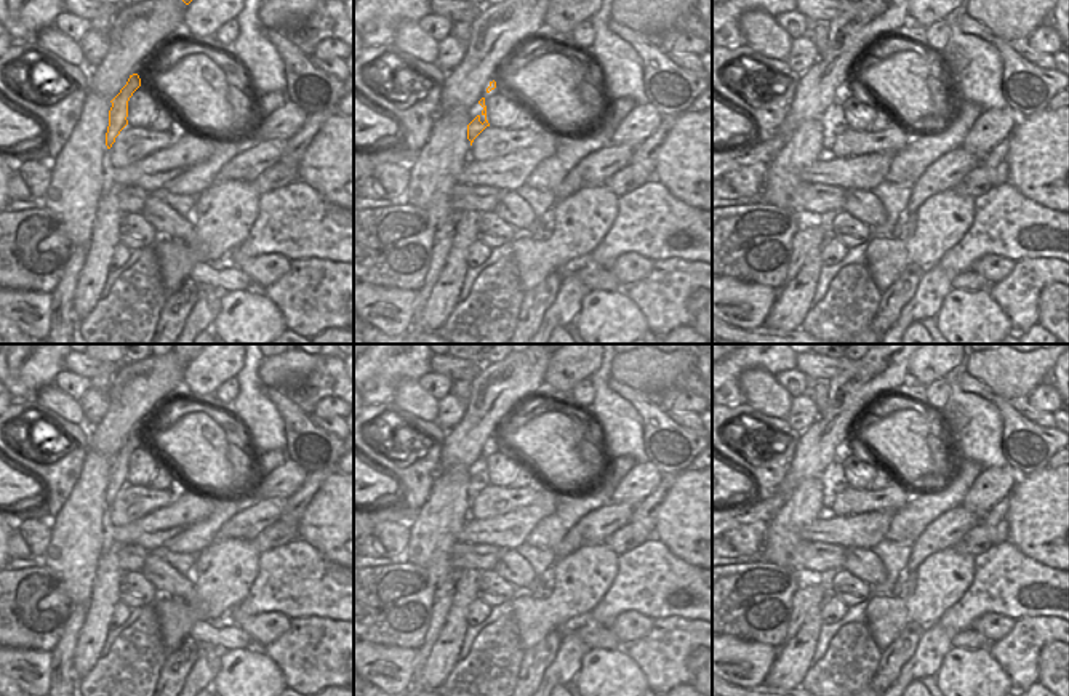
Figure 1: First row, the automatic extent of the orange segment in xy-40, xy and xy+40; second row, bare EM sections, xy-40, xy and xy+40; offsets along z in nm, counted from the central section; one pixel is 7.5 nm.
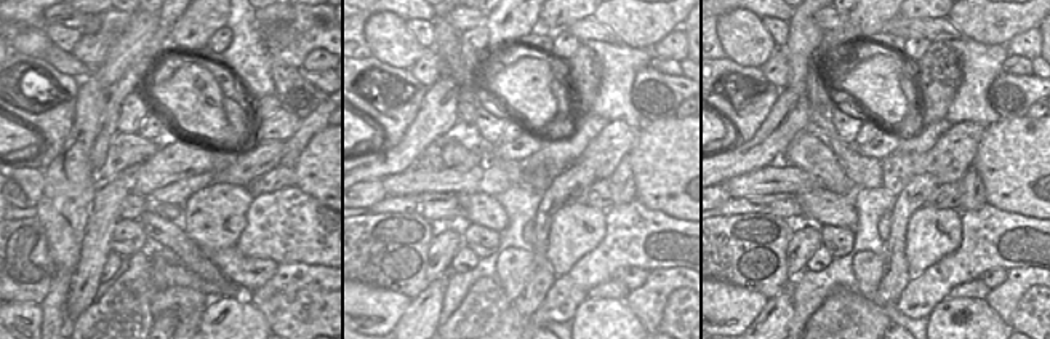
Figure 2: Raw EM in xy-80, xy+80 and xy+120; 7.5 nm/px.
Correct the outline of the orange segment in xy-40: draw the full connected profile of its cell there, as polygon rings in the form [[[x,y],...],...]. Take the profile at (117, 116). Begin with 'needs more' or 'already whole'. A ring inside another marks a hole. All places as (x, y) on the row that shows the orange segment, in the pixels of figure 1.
already whole; [[[138,74],[130,75],[126,85],[120,90],[120,93],[110,101],[112,107],[109,110],[109,126],[106,133],[106,146],[112,147],[115,138],[120,131],[128,125],[128,101],[133,93],[141,86],[141,78]]]

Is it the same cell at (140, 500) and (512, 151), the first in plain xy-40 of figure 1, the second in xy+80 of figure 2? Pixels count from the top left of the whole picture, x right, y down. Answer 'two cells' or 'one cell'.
one cell

